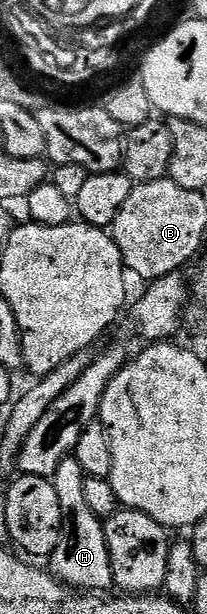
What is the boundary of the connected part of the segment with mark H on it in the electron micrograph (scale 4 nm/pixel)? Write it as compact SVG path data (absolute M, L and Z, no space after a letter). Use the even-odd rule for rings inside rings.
M72 456L60 460L60 468L56 468L52 481L60 500L62 535L60 544L56 544L56 552L49 556L48 569L65 586L81 588L86 592L102 592L105 586L114 586L114 573L103 519L98 518L92 508L88 508L84 496L85 479L86 473L84 468L80 468L80 460Z

